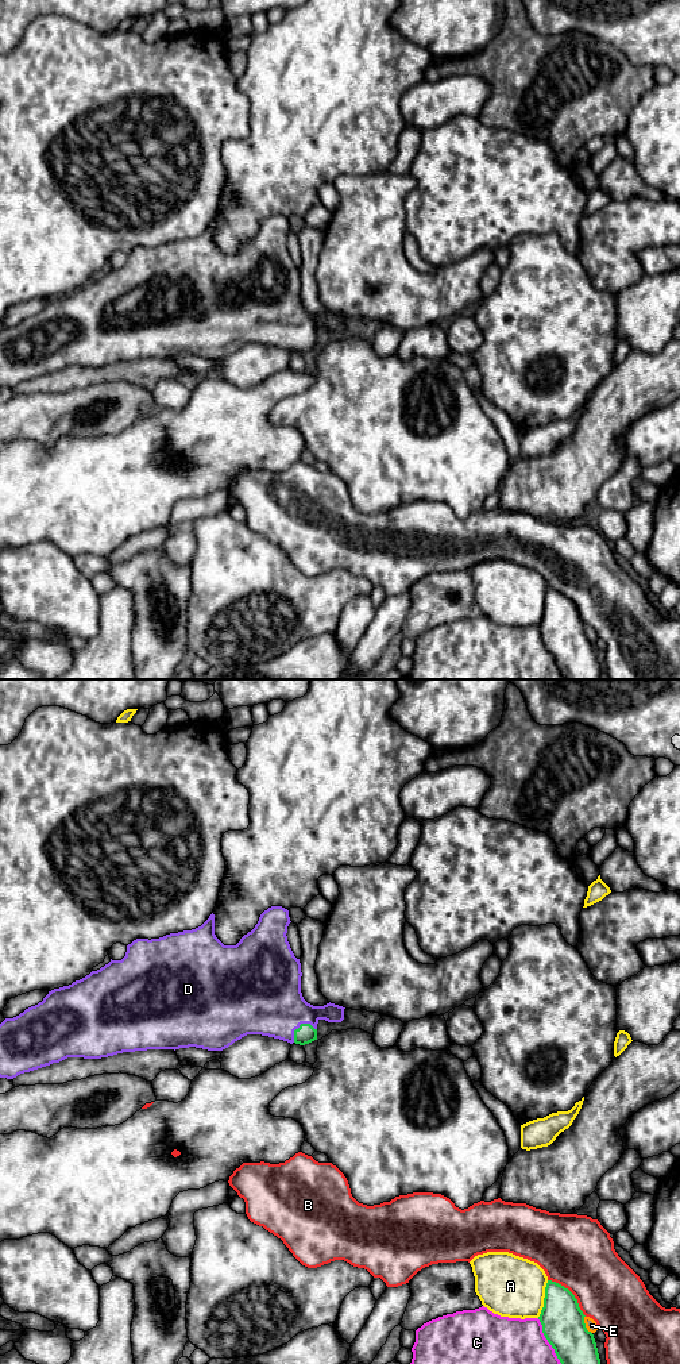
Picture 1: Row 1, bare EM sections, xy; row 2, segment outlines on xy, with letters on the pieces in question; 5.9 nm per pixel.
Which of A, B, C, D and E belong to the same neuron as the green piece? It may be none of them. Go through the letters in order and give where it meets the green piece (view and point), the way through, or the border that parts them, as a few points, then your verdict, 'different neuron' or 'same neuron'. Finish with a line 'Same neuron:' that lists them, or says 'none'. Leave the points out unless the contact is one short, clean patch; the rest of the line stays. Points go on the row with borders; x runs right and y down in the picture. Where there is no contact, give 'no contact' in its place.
A: meets green in xy at (544, 1299); different neuron
B: meets green in xy at (571, 1293); different neuron
C: meets green in xy at (548, 1341); different neuron
D: meets green in xy at (300, 1025); runs through xy (305, 1033), (300, 1025), (267, 1000); same neuron
E: meets green in xy at (584, 1325); different neuron
Same neuron: D

